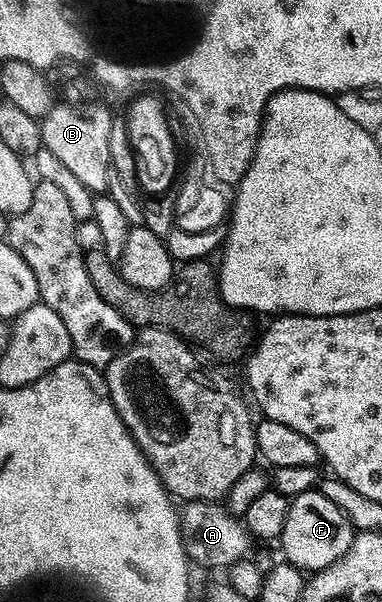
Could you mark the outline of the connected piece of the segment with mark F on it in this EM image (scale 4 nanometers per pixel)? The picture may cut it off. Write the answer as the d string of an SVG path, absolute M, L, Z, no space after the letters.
M310 491L300 493L290 500L287 523L283 523L279 546L281 545L281 553L285 556L282 558L288 564L302 571L316 571L326 569L328 565L335 563L335 559L342 557L351 547L354 536L355 530L347 515L343 515L343 511L339 511L339 507L335 507L335 503L327 499L327 495L320 491Z

